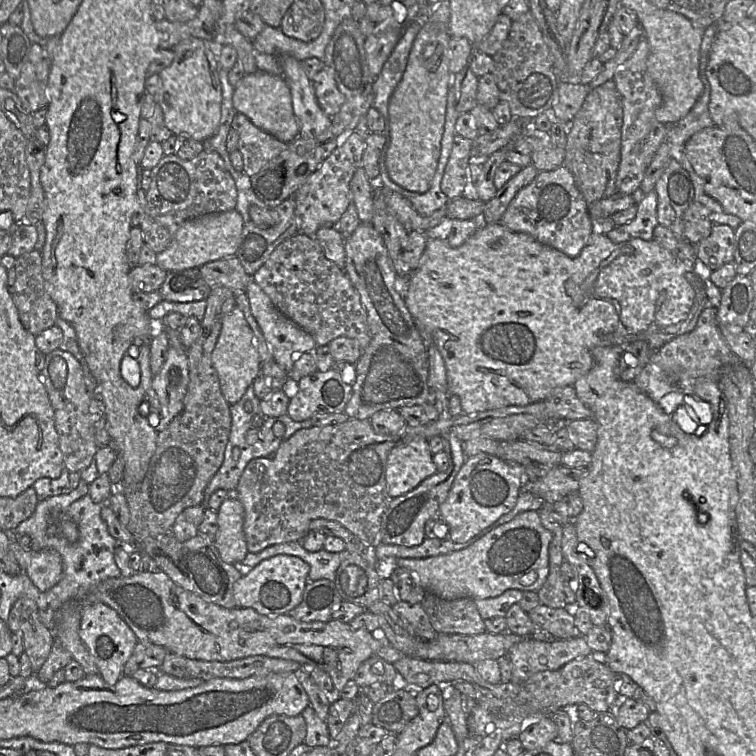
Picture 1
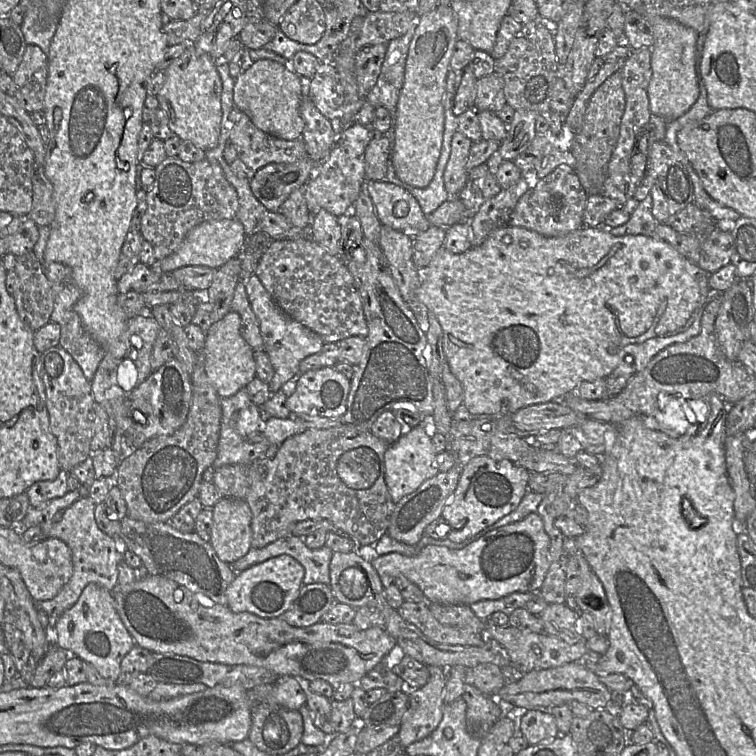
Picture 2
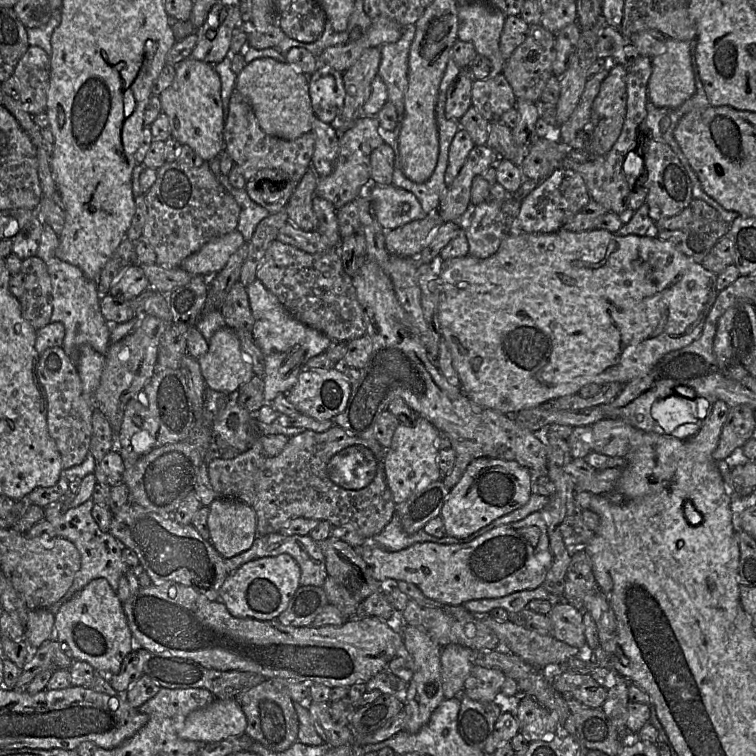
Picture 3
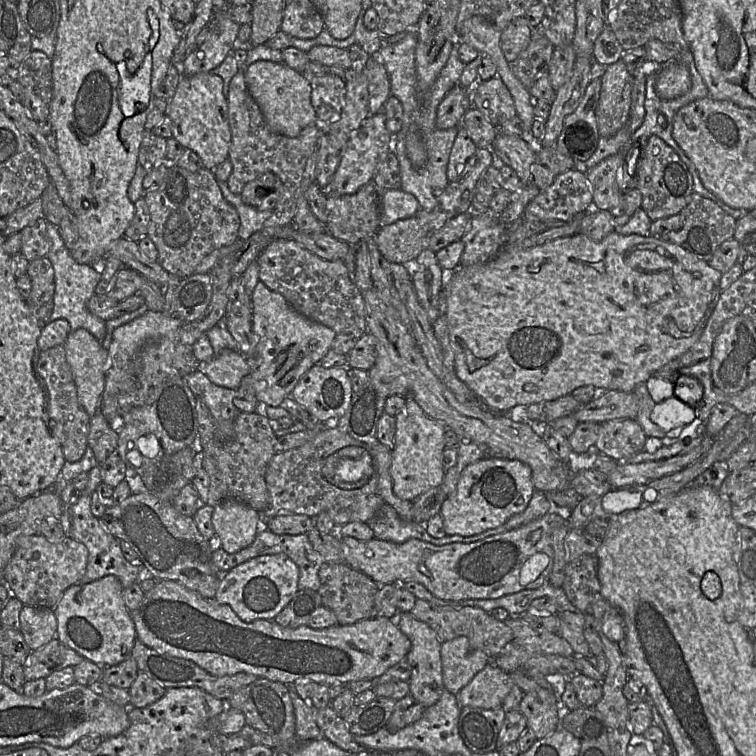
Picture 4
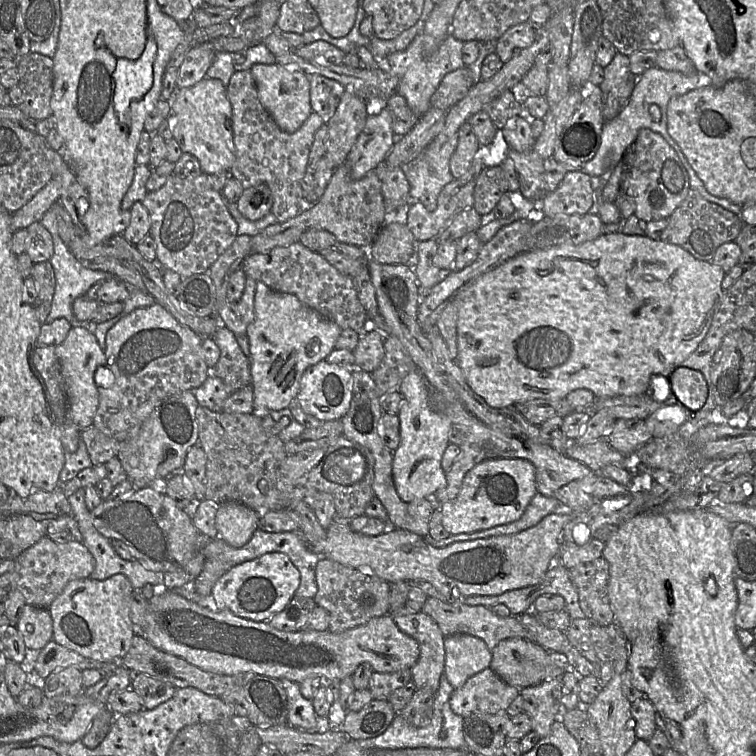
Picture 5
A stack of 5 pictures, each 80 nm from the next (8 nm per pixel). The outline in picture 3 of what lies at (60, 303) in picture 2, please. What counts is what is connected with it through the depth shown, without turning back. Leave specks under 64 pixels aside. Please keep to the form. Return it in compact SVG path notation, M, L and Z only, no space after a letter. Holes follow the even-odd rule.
M43 225L42 235L36 256L41 258L46 266L52 286L52 315L50 322L61 322L65 328L65 336L62 348L75 362L81 345L90 345L98 353L105 355L109 344L113 344L129 332L140 322L145 312L136 313L135 316L123 323L109 324L100 311L100 293L97 282L88 279L82 270L55 256L55 250L59 245L59 236L49 225Z

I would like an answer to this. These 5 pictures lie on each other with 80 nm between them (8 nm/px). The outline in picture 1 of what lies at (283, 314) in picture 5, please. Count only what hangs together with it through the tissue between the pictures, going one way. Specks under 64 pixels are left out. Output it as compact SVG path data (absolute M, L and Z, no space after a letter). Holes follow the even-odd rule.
M252 279L248 283L245 293L249 299L250 310L257 321L273 360L287 373L293 367L294 358L302 353L313 352L317 344L313 337L284 316L272 303L268 295Z

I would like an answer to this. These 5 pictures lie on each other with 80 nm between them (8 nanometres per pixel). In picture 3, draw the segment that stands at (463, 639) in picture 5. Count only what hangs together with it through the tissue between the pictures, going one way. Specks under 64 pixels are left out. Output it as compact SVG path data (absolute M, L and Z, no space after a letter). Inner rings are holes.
M459 644L442 647L440 662L444 698L459 698L463 694L465 680L474 666L470 660L472 650Z

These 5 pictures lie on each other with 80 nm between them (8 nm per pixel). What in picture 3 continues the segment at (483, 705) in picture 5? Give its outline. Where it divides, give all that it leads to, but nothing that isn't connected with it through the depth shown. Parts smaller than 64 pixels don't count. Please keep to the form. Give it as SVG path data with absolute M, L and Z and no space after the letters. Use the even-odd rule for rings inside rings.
M475 665L465 680L463 693L475 701L494 701L501 692L505 678L506 675L499 669Z

